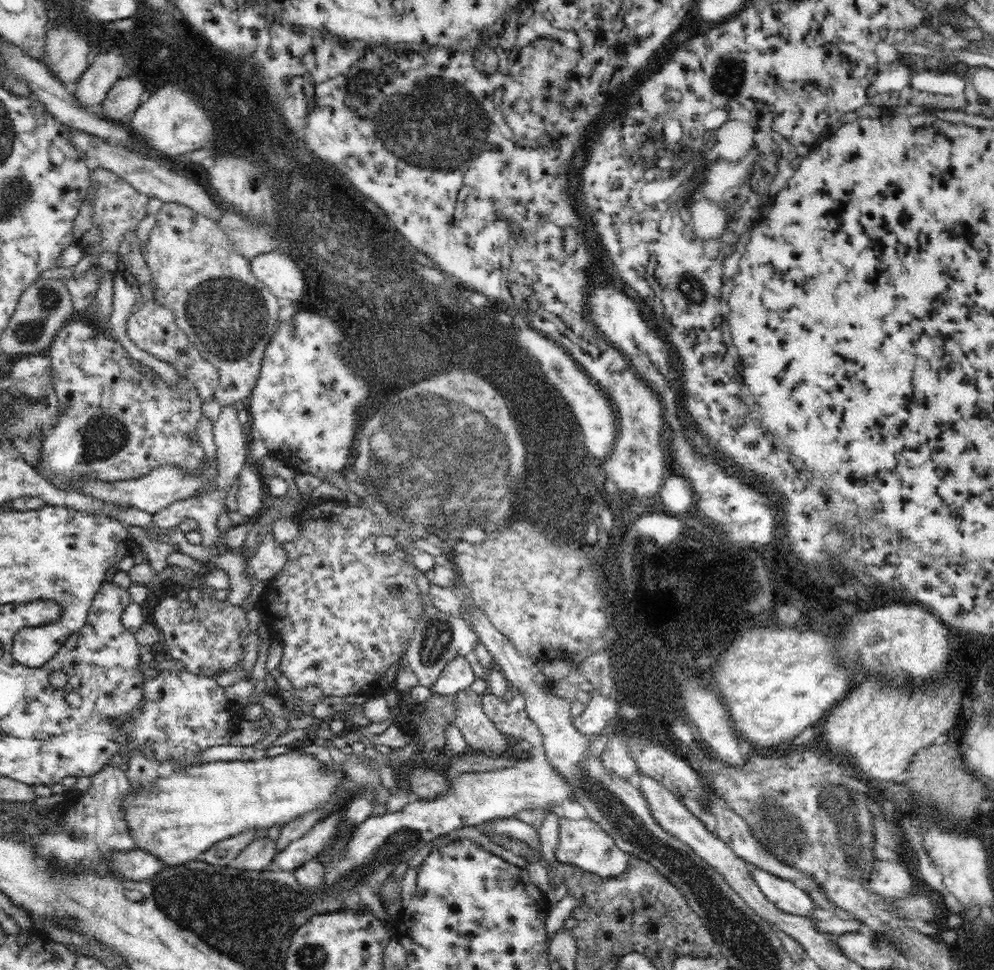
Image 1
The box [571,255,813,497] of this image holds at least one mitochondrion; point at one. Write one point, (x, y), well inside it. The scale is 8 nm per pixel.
(691, 287)

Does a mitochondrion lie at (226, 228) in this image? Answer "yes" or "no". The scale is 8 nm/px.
no

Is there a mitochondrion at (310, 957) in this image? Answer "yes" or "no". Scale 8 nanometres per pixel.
yes

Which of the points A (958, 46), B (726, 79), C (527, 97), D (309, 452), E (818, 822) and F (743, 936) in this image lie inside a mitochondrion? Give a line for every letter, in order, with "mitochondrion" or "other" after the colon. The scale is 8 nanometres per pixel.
A: mitochondrion
B: mitochondrion
C: other
D: other
E: mitochondrion
F: mitochondrion

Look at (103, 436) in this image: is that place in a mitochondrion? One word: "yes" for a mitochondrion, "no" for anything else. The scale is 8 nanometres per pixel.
yes

